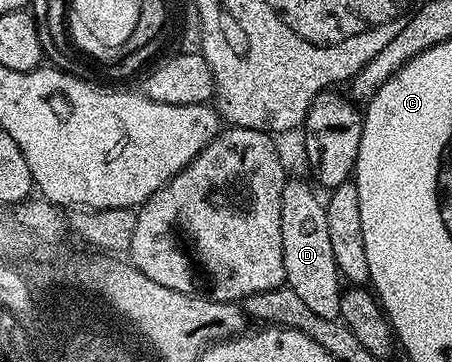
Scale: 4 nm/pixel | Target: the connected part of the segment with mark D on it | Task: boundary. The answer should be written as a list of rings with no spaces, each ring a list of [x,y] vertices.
[[[294,177],[287,179],[281,193],[281,248],[287,287],[318,316],[337,319],[344,288],[329,243],[325,203],[304,181]]]

